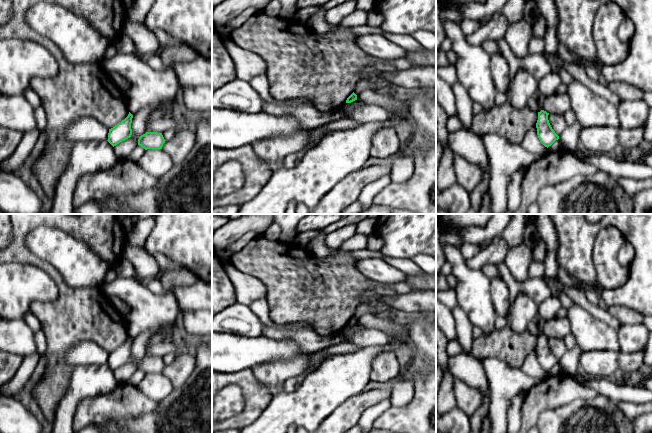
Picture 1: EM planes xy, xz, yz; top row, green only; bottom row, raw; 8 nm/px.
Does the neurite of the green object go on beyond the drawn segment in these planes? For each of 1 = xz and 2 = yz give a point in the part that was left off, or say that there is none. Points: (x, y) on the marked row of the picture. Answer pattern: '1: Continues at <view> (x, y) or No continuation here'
1: No continuation here
2: No continuation here

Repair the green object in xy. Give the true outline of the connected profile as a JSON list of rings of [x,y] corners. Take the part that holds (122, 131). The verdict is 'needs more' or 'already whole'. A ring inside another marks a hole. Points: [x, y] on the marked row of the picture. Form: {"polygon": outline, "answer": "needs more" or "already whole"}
{"polygon": [[[129,112],[128,116],[109,129],[108,142],[114,147],[122,141],[130,138],[132,135],[131,123],[133,115]]], "answer": "already whole"}

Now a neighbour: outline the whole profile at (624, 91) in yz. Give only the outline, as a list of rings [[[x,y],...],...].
[[[611,82],[609,89],[615,93],[619,100],[635,101],[642,99],[644,92],[626,82]]]

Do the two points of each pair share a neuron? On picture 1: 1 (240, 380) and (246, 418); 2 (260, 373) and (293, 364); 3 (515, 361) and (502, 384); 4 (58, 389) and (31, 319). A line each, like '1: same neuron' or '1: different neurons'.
1: same neuron
2: same neuron
3: different neurons
4: different neurons

